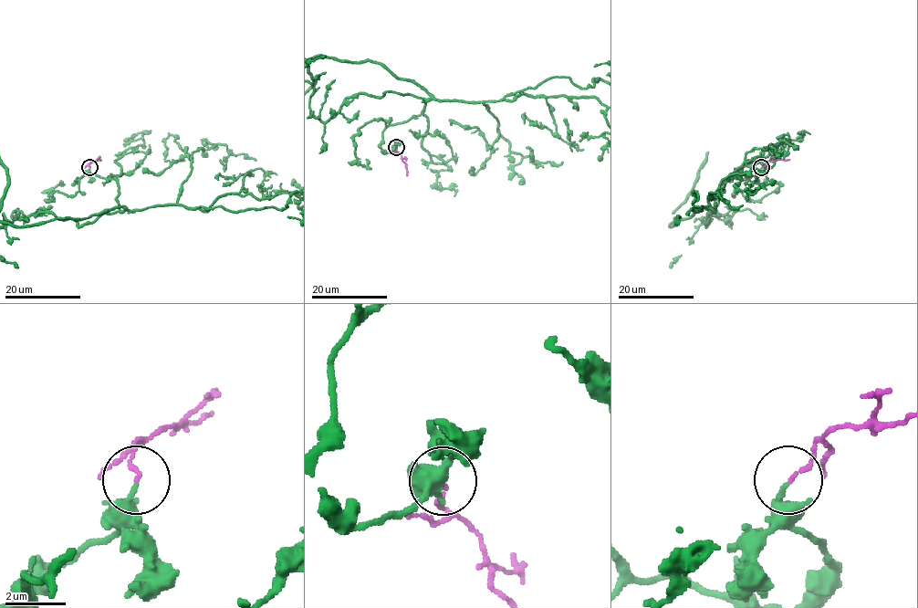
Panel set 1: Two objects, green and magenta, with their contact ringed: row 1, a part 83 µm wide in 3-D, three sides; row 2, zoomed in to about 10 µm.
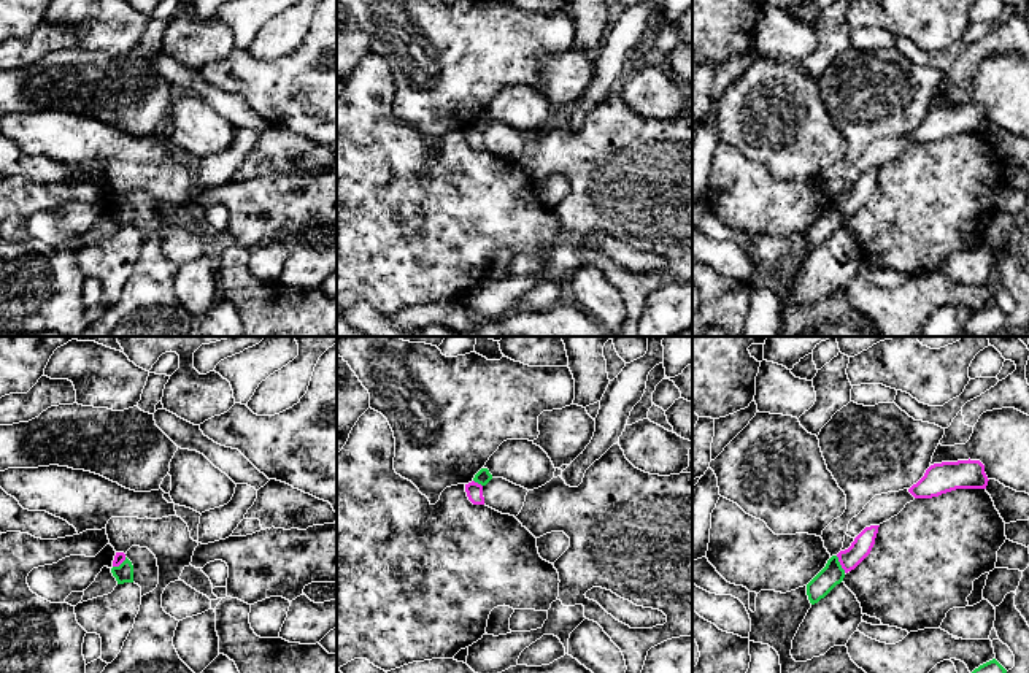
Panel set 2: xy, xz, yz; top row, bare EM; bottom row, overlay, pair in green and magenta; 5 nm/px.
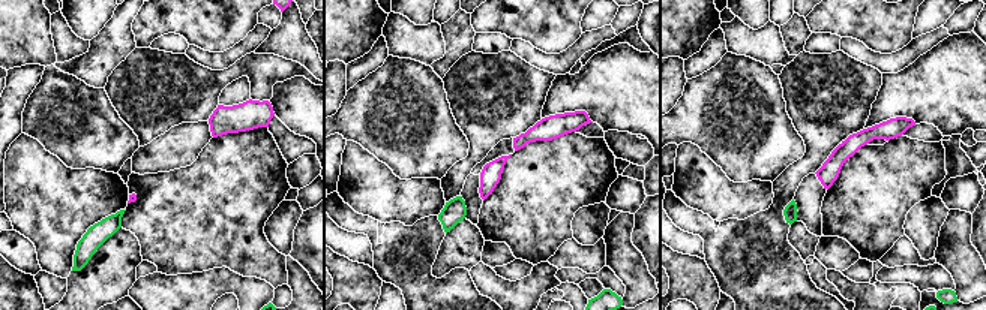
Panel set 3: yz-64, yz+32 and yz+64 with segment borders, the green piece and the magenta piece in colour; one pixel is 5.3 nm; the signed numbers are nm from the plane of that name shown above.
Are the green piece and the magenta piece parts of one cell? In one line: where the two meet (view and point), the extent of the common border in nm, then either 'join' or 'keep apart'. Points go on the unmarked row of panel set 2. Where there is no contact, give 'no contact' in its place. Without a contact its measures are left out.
yz (839, 208) | 100 nm | join

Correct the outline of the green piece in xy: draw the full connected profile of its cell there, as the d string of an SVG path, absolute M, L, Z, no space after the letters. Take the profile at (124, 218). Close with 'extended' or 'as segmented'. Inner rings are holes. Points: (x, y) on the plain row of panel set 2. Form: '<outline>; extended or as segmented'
M116 197L111 217L118 229L133 227L133 210L124 197Z; extended

